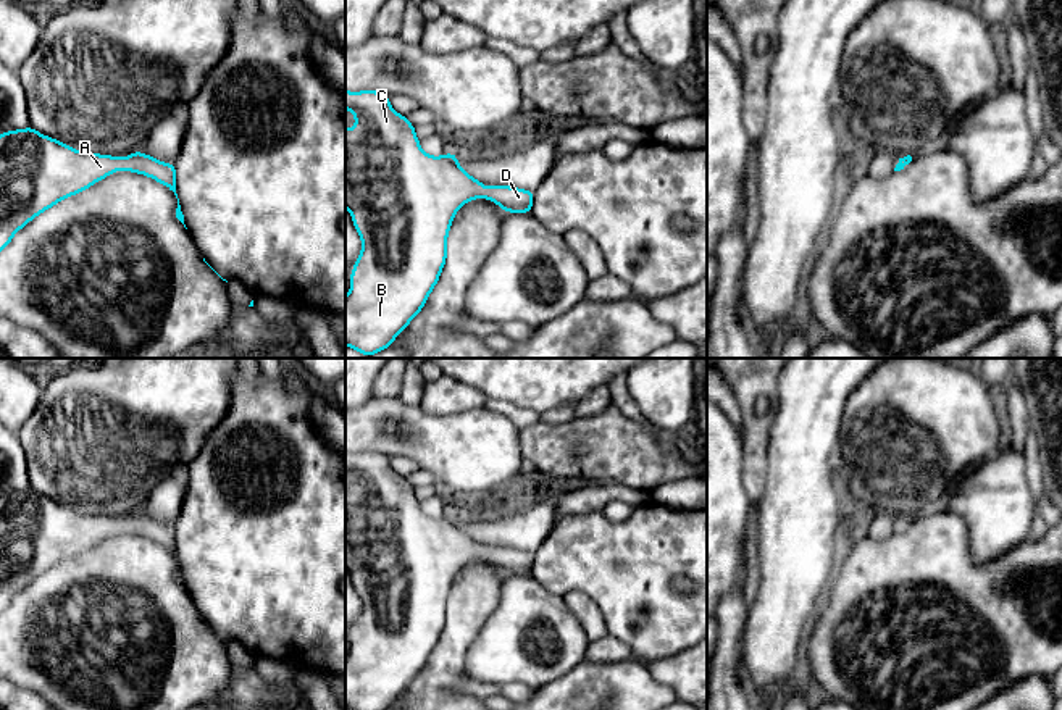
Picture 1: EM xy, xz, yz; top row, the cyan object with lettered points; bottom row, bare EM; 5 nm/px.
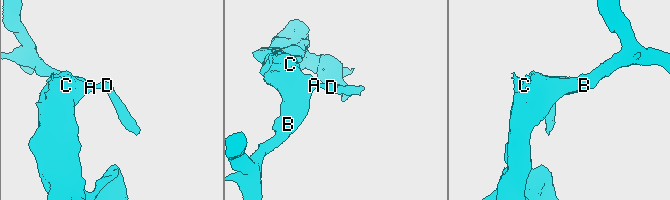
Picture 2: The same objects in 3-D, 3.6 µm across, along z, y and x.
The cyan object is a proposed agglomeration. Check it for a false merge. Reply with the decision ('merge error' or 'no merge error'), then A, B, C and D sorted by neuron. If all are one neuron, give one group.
no merge error; A B C D

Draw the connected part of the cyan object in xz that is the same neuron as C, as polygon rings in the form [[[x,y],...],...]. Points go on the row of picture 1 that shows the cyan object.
[[[345,90],[345,110],[355,115],[355,129],[345,127],[345,208],[362,237],[362,253],[350,274],[350,294],[345,297],[345,345],[371,357],[392,345],[392,340],[423,310],[439,281],[447,260],[447,236],[460,207],[478,197],[495,202],[507,213],[531,213],[534,192],[510,186],[486,187],[465,173],[457,153],[426,155],[415,126],[389,105],[389,95],[378,90]]]

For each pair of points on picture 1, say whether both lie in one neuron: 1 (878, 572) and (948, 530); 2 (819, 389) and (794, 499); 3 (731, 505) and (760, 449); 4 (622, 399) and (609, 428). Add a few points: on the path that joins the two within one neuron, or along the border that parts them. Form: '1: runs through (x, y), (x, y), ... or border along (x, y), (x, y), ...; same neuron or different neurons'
1: runs through (896, 572), (906, 572), (930, 547); same neuron
2: runs through (809, 417), (802, 441), (802, 471); same neuron
3: border along (744, 442), (744, 491), (751, 502); different neurons
4: border along (614, 404), (628, 417), (651, 426); different neurons

